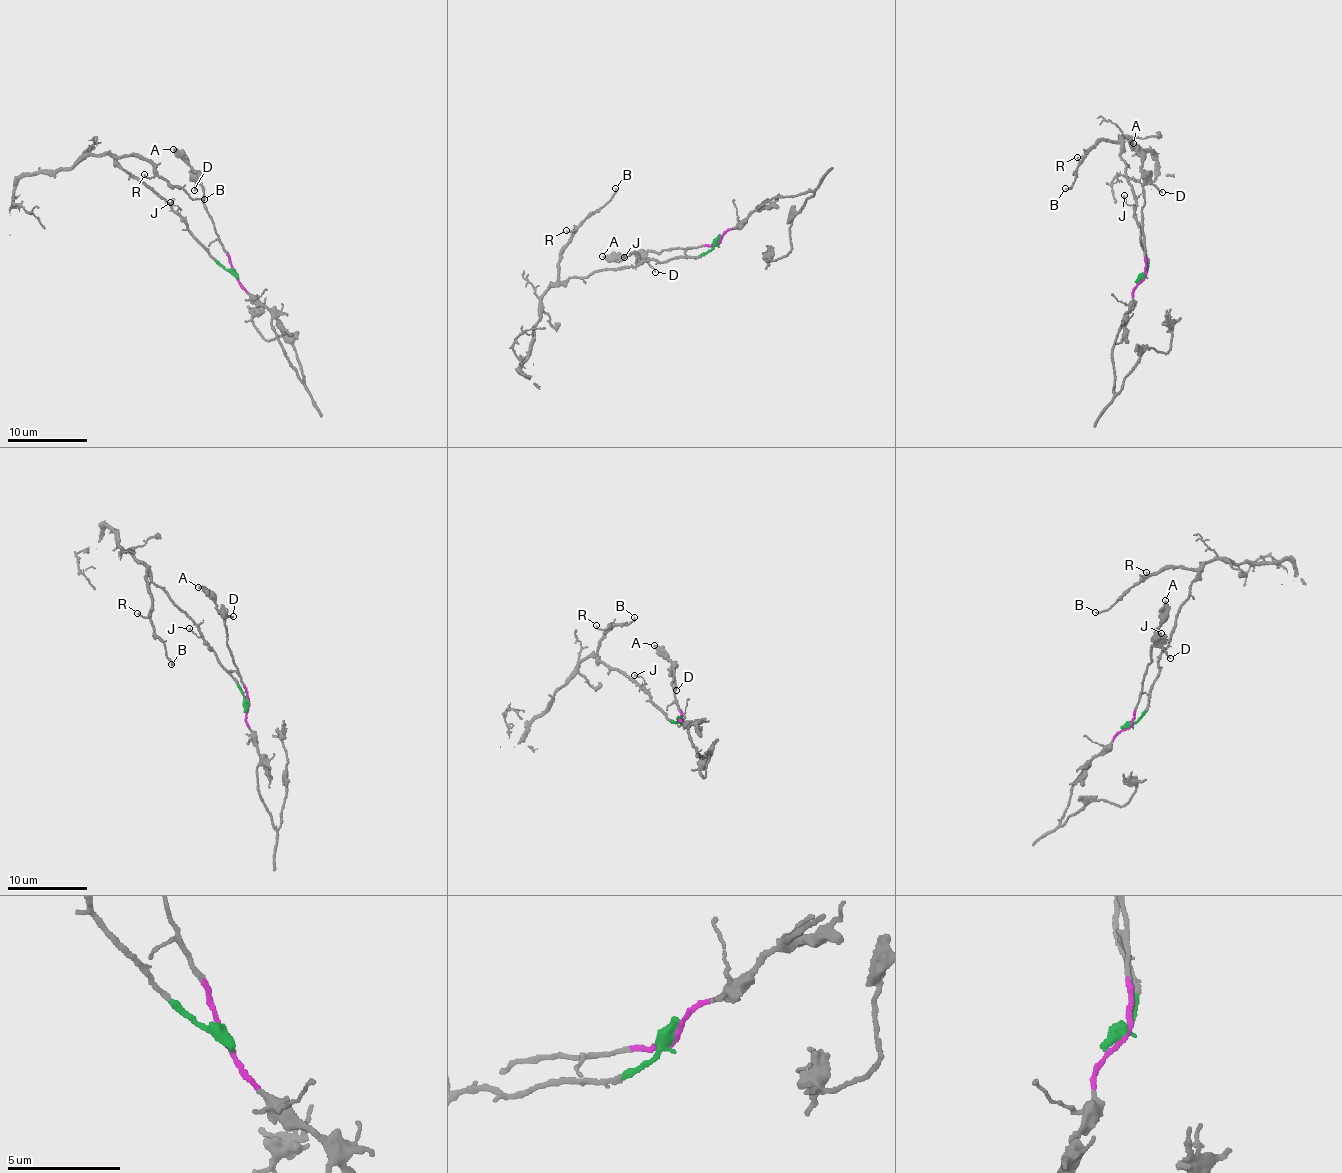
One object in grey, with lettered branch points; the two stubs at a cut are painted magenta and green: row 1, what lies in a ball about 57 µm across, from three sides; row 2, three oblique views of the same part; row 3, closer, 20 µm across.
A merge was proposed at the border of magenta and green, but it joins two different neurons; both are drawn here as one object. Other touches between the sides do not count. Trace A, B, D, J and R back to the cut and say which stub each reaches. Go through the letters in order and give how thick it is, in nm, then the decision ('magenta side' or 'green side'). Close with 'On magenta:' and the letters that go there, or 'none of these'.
A: calibre 300 nm; magenta side
B: calibre 170 nm; green side
D: calibre 160 nm; magenta side
J: calibre 120 nm; green side
R: calibre 120 nm; green side
On magenta: A, D

